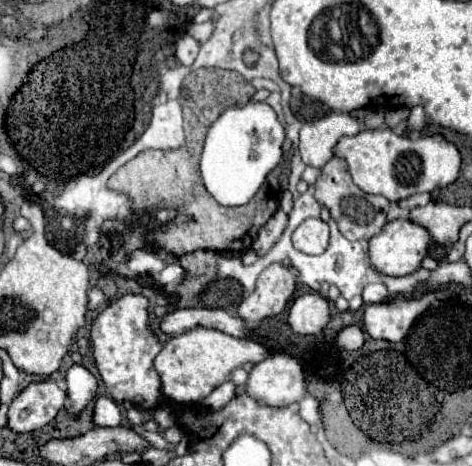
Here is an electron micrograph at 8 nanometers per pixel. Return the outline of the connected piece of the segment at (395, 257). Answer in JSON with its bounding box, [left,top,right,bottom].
[369,219,431,277]

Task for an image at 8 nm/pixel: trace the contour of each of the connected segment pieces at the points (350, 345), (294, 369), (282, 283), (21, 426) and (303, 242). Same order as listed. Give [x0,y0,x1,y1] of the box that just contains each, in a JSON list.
[[331,325,365,351],[247,353,307,407],[237,263,299,323],[9,379,67,433],[293,219,329,255]]

